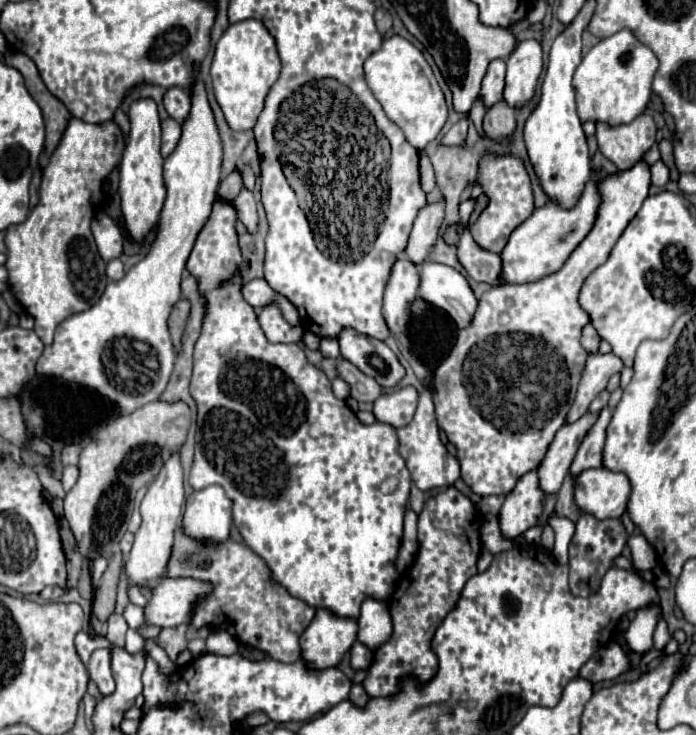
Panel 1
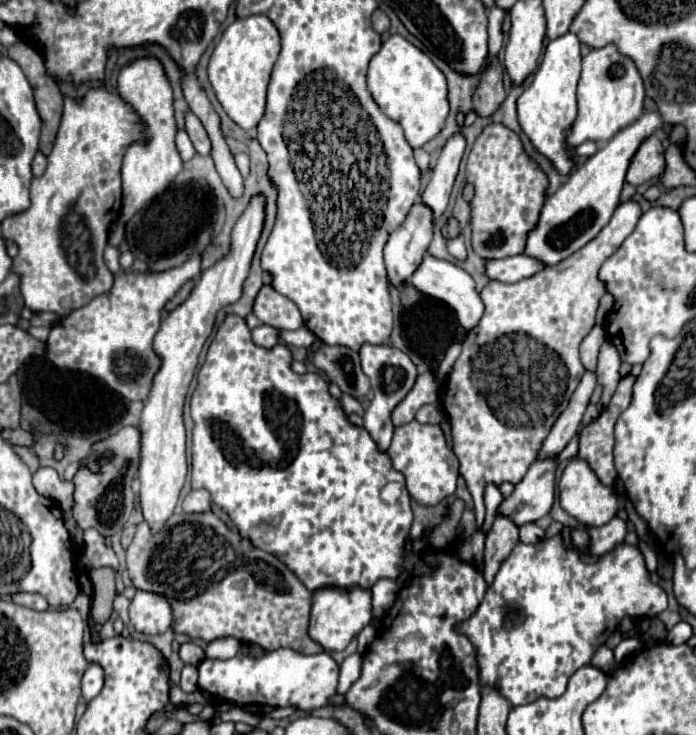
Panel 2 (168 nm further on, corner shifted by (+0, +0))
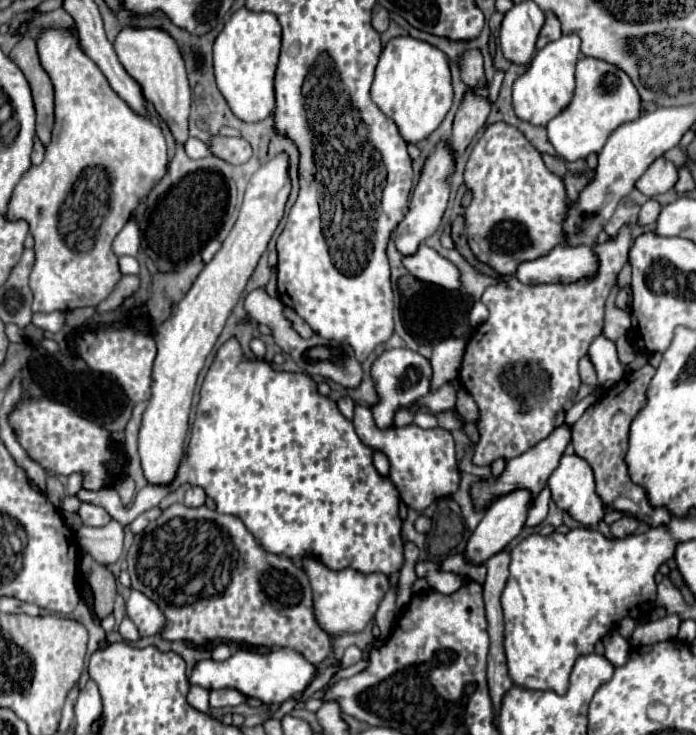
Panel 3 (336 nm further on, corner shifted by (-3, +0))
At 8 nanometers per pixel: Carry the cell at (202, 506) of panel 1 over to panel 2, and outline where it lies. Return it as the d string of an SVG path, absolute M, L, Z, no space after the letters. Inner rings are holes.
M191 490L183 500L183 512L187 514L201 514L211 510L211 496L205 490Z

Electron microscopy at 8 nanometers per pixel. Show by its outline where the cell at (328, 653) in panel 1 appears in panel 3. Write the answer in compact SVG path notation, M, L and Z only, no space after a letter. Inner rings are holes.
M314 556L302 558L302 568L310 578L310 586L314 592L314 610L316 620L330 636L340 636L344 632L360 632L364 626L374 618L380 600L390 590L390 580L382 572L364 574L360 570L344 568L344 570L330 570Z

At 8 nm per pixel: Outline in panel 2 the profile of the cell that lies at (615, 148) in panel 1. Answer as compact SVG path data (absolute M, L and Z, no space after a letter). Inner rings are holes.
M649 136L645 144L635 152L629 170L627 170L627 182L633 186L639 186L665 170L665 158L663 158L663 144L659 138Z

